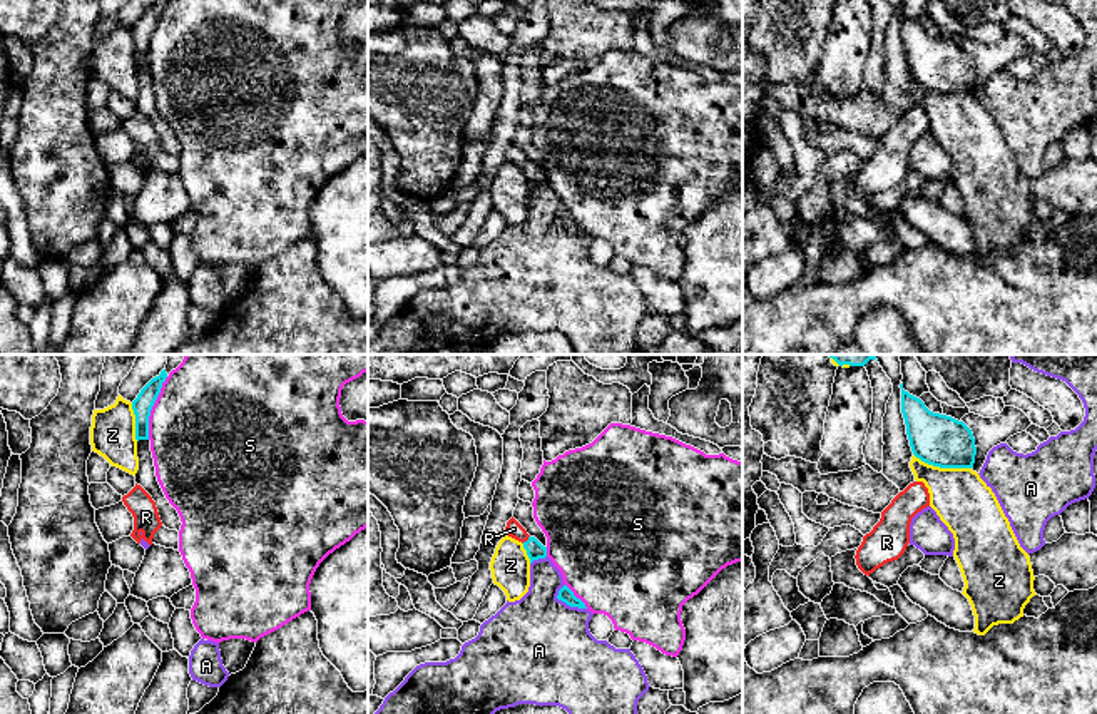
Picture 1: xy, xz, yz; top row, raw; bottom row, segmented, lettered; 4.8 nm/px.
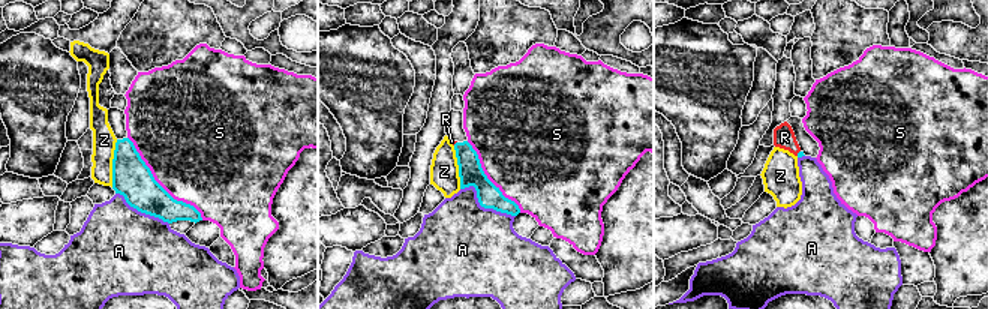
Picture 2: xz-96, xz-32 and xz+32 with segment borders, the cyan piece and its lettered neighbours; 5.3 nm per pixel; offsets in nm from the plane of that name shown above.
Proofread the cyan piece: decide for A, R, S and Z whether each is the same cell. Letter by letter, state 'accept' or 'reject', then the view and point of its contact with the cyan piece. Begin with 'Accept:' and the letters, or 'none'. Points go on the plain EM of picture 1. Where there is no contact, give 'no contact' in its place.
Accept: R
A: reject; meets cyan in xz at (569, 229)
R: accept; meets cyan in xz at (527, 166)
S: reject; meets cyan in xy at (151, 34)
Z: reject; meets cyan in yz at (942, 92)

